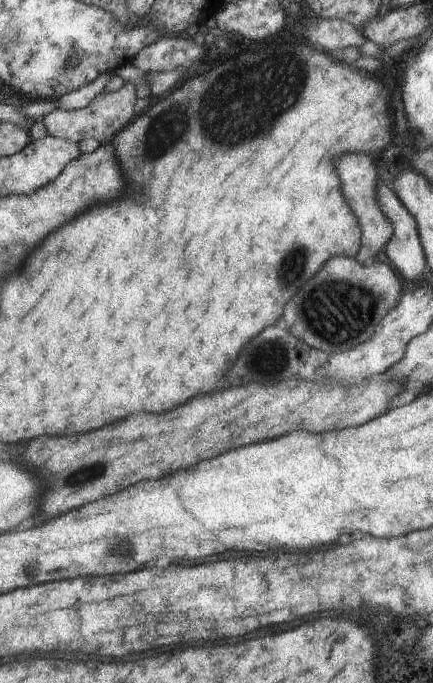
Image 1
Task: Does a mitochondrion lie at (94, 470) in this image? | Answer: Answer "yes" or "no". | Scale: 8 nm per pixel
yes

